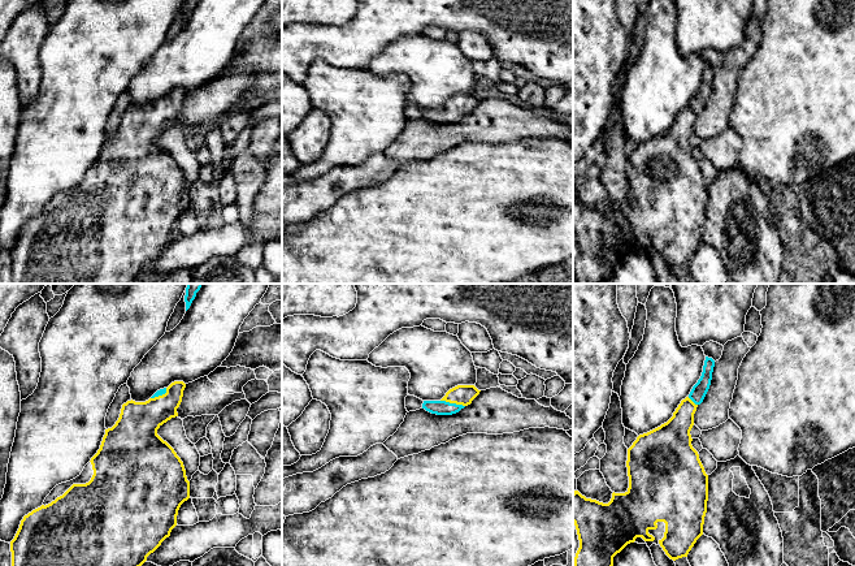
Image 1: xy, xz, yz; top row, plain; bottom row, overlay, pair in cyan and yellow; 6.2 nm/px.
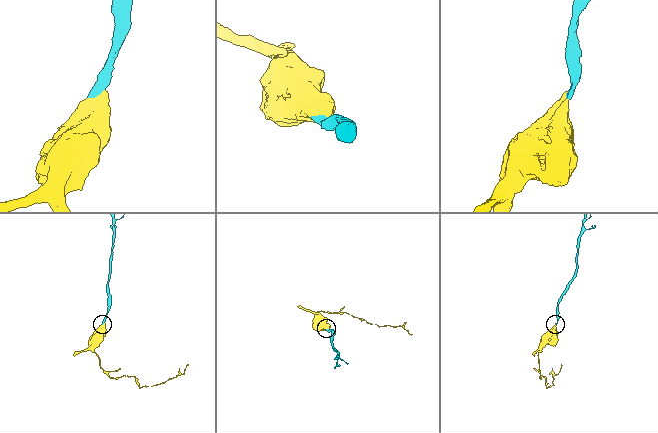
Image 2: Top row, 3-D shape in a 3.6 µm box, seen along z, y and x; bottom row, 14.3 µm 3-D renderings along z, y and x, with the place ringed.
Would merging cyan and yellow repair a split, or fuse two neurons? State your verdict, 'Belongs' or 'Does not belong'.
Belongs

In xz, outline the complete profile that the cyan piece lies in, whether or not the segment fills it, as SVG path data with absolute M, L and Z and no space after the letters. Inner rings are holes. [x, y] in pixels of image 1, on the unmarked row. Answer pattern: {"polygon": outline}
{"polygon": "M457 94L440 109L424 109L422 117L437 124L452 124L470 113L479 100L474 94Z"}

